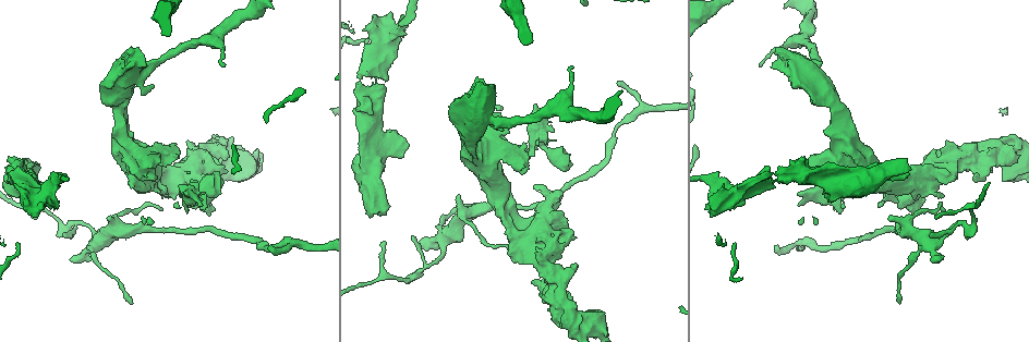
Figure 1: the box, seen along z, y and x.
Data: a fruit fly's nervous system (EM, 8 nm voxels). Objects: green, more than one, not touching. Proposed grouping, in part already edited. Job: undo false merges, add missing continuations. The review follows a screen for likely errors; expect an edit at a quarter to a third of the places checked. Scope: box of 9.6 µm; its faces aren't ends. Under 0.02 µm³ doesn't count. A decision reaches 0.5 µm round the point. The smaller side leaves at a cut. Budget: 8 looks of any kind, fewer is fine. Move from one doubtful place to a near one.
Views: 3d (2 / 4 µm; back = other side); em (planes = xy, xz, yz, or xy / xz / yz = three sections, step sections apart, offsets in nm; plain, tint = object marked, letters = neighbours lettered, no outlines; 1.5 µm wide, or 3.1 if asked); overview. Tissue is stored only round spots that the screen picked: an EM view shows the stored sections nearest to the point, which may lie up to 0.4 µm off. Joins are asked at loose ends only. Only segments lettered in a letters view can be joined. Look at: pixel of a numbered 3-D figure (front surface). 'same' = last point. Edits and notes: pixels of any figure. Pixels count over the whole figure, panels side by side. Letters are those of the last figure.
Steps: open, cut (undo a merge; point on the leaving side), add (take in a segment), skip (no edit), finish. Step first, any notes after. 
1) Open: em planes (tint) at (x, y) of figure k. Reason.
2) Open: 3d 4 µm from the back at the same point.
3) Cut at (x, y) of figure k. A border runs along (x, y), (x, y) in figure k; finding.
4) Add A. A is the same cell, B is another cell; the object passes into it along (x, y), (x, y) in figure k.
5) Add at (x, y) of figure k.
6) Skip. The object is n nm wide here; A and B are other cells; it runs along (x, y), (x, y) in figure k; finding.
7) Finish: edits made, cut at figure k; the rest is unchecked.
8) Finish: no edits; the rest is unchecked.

Open: em planes (plain) at (972, 176) of figure 1. Branch stops here.

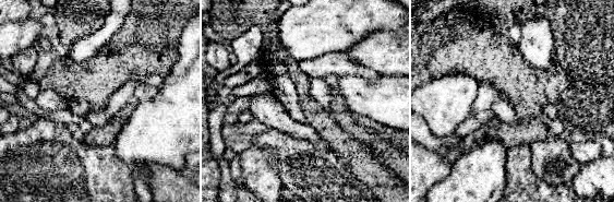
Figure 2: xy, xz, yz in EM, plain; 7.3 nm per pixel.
Open: em planes (letters) at the same point.

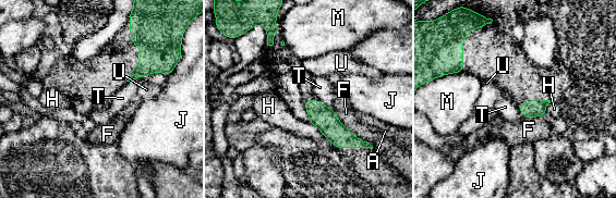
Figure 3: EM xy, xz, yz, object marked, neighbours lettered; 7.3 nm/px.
Skip. A, F, H, J, M, T and U are other cells; a border runs along (167, 75), (151, 73), (128, 82) in figure 3; no lettered segment goes on from it.

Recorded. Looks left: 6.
Open: em xz step 8 (letters) at (889, 182) of figure 1.

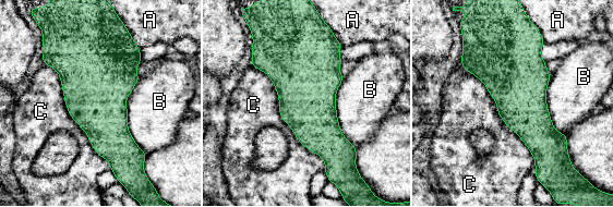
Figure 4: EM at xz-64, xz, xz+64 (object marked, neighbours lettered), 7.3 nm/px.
Skip. The object is 460 nm wide here; A, B and C are other cells; a border runs along (43, 63), (110, 165) in figure 4; all the same neuron.

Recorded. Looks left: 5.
Open: em planes (letters) at (371, 216) of figure 1. Free end.

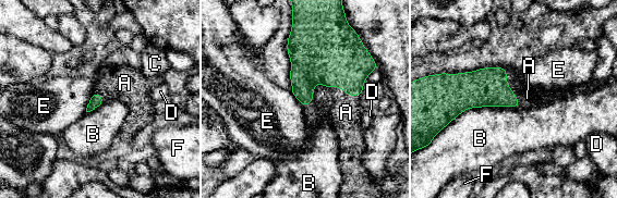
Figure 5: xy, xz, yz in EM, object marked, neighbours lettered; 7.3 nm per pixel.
Add A. The longest contact is with B, 600 nm; A is the same cell, B, C, D, E and F are other cells; it goes on there.

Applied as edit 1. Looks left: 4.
Finish: edits made, add at figure 5; the rest is unchecked.

